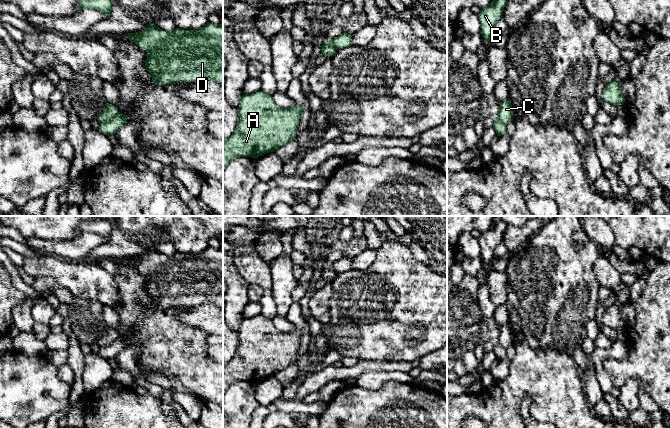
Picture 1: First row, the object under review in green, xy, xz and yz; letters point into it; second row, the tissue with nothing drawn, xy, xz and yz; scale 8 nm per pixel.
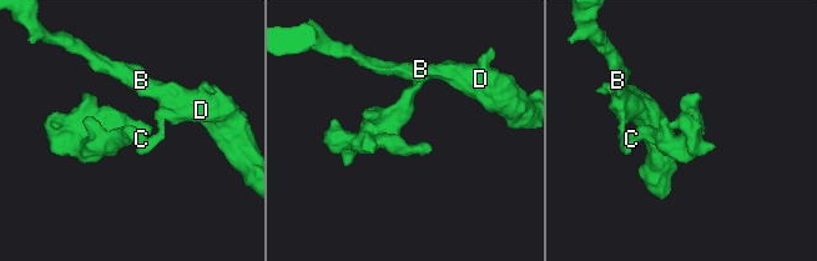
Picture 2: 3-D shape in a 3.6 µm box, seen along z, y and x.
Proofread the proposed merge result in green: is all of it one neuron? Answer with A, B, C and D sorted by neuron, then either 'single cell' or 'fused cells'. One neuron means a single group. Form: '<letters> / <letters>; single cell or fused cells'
A C / B D; fused cells

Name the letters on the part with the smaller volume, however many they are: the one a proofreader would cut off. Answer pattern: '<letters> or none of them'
A, C

